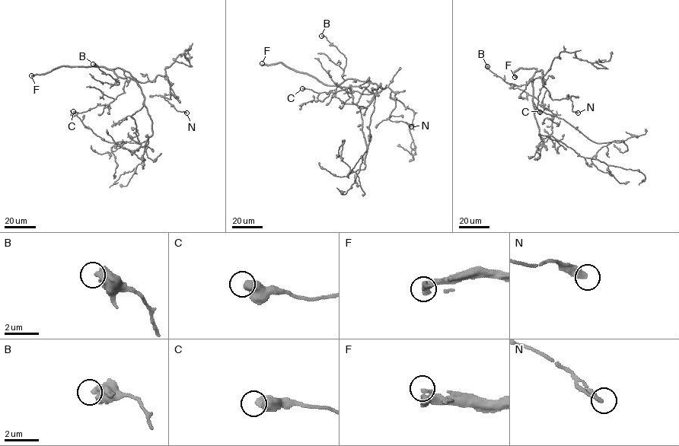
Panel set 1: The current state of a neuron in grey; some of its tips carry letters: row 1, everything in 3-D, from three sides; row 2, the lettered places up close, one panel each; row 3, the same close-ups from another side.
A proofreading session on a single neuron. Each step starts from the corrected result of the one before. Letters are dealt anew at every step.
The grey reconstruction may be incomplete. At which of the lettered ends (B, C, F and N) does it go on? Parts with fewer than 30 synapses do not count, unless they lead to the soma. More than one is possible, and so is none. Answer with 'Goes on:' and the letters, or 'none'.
Goes on: F

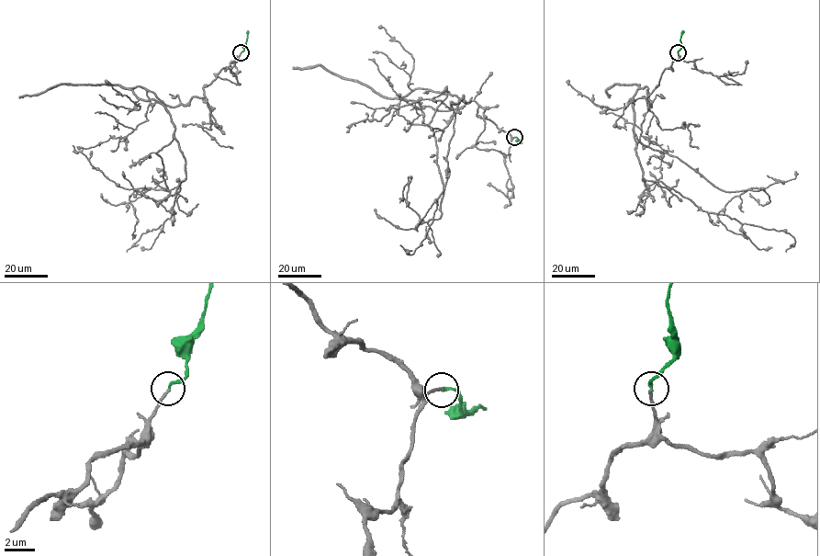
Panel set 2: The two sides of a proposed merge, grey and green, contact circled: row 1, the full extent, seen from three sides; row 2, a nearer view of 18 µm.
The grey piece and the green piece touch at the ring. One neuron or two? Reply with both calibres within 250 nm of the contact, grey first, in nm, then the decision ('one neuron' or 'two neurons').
180 nm thick on the grey side, 160 nm on the other; one neuron

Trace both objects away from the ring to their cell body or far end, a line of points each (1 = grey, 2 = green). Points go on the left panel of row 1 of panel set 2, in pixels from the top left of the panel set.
1: (241, 52), (185, 104), (129, 88), (160, 102), (174, 128), (155, 153), (170, 191), (129, 197), (132, 239)
2: (241, 52), (248, 30)

